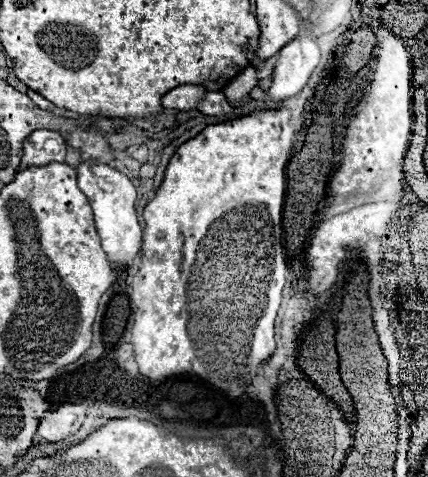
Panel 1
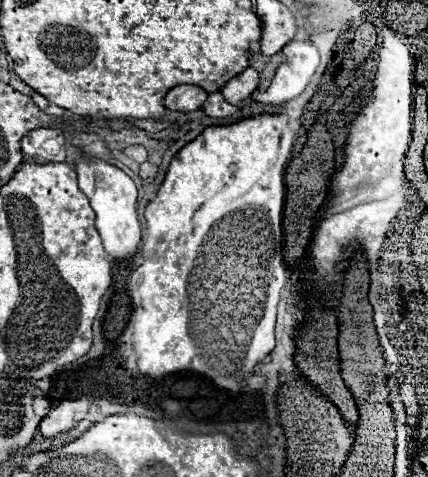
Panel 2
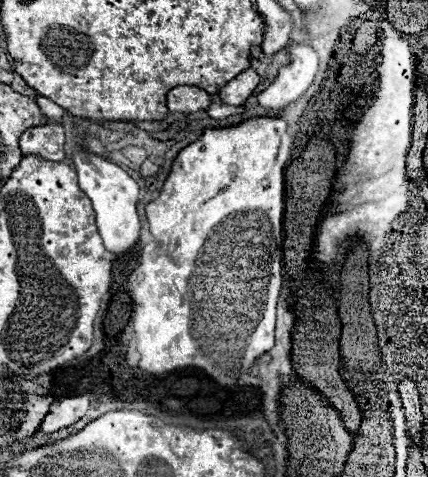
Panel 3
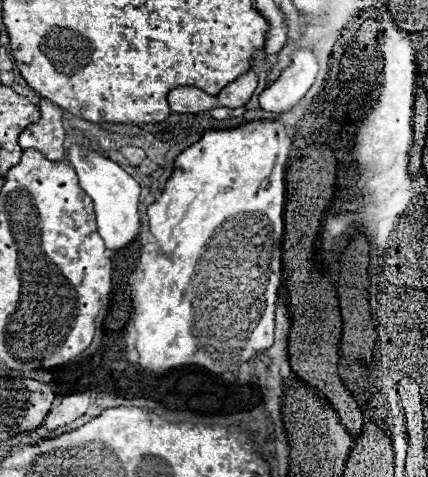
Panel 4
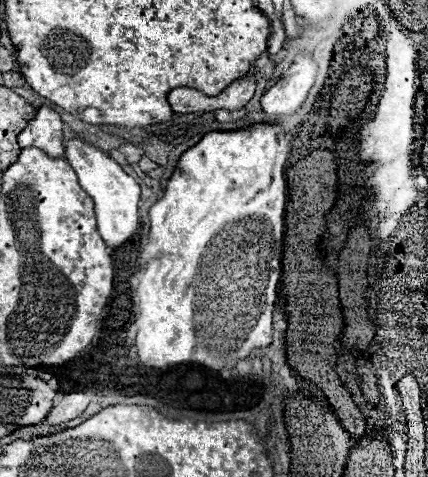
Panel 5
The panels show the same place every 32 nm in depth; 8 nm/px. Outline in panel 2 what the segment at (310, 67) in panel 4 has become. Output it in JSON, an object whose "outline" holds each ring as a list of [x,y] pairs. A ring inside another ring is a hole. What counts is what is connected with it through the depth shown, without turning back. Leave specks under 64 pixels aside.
{"outline":[[[292,40],[282,52],[284,62],[278,66],[270,88],[266,92],[252,93],[254,99],[266,106],[282,106],[298,98],[310,84],[320,62],[316,46],[308,40]]]}

